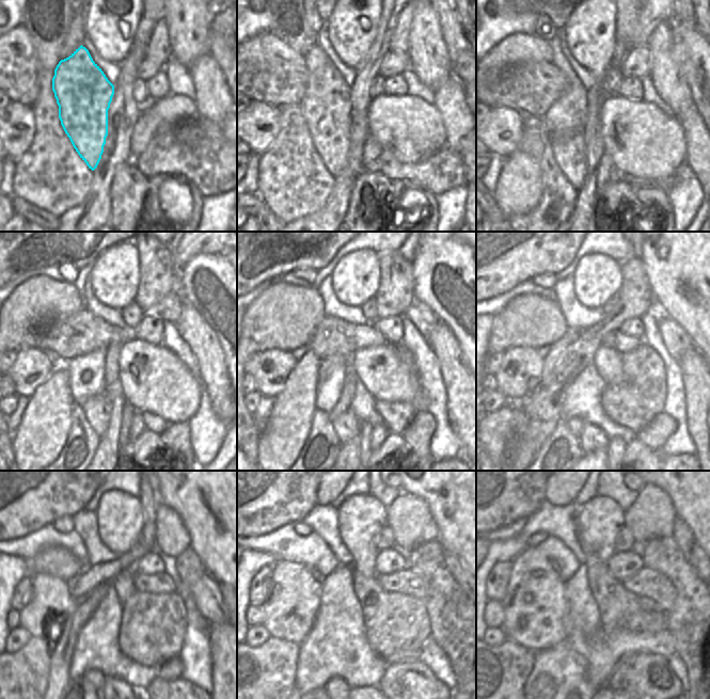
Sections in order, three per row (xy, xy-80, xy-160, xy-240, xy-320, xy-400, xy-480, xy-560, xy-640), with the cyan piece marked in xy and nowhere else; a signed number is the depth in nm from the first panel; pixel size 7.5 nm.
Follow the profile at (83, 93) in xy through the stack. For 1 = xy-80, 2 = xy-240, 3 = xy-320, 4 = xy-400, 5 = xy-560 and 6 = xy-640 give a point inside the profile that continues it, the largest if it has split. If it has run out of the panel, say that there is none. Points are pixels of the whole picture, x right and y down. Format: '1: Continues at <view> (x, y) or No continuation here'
1: Continues at xy-80 (326, 107)
2: Continues at xy-240 (96, 409)
3: Continues at xy-320 (346, 426)
4: Continues at xy-400 (592, 439)
5: Continues at xy-560 (366, 687)
6: Continues at xy-640 (604, 687).

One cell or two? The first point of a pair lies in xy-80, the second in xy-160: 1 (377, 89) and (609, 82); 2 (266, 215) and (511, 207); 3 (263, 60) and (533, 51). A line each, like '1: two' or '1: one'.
1: one
2: two
3: two

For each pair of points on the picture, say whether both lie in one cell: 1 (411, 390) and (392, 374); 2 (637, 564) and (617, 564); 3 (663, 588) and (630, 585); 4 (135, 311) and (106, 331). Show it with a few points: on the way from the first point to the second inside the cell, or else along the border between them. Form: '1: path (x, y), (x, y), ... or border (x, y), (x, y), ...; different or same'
1: path (407, 388), (396, 378); same
2: path (632, 561), (622, 564); same
3: path (655, 585), (638, 585); same
4: border (125, 326), (130, 331); different

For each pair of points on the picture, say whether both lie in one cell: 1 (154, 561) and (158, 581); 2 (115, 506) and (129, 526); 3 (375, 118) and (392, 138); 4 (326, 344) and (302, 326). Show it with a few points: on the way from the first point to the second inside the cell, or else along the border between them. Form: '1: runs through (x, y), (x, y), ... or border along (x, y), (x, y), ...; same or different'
1: border along (133, 568), (143, 573), (162, 572); different
2: runs through (117, 511), (124, 521); same
3: runs through (379, 123), (390, 133); same
4: border along (325, 315), (311, 339), (305, 345); different

